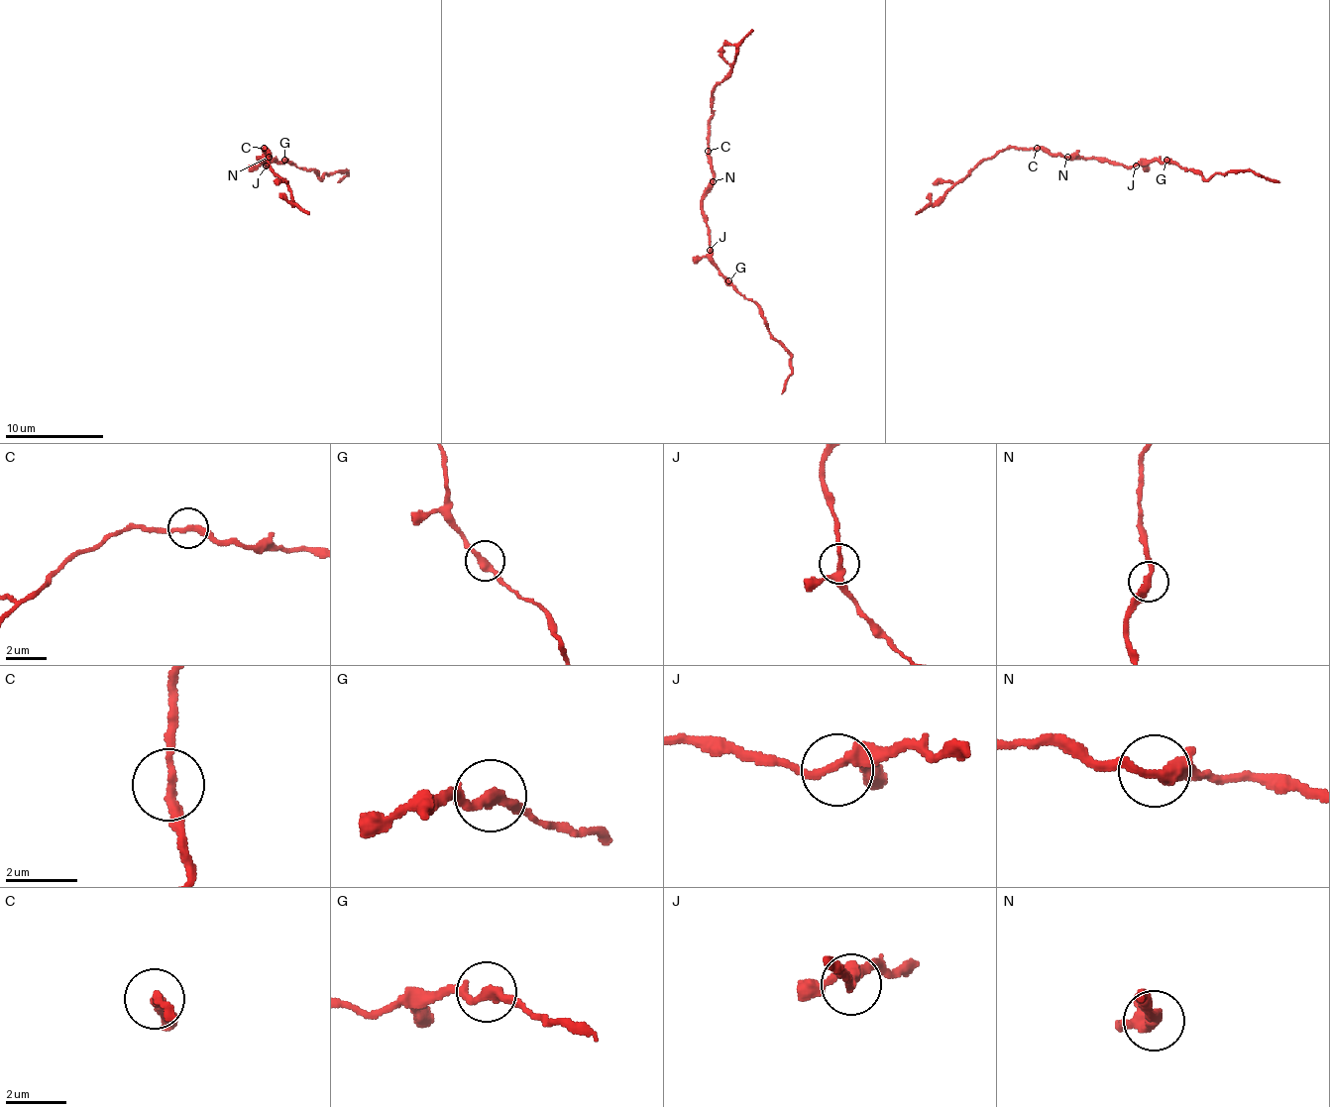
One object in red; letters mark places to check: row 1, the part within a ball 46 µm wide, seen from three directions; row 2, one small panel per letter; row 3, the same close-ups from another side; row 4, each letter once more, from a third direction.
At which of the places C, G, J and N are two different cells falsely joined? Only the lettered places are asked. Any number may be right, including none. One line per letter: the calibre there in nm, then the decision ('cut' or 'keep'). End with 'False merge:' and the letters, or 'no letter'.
C: calibre 240 nm; keep
G: calibre 320 nm; keep
J: calibre 260 nm; keep
N: calibre 280 nm; keep
False merge: no letter

